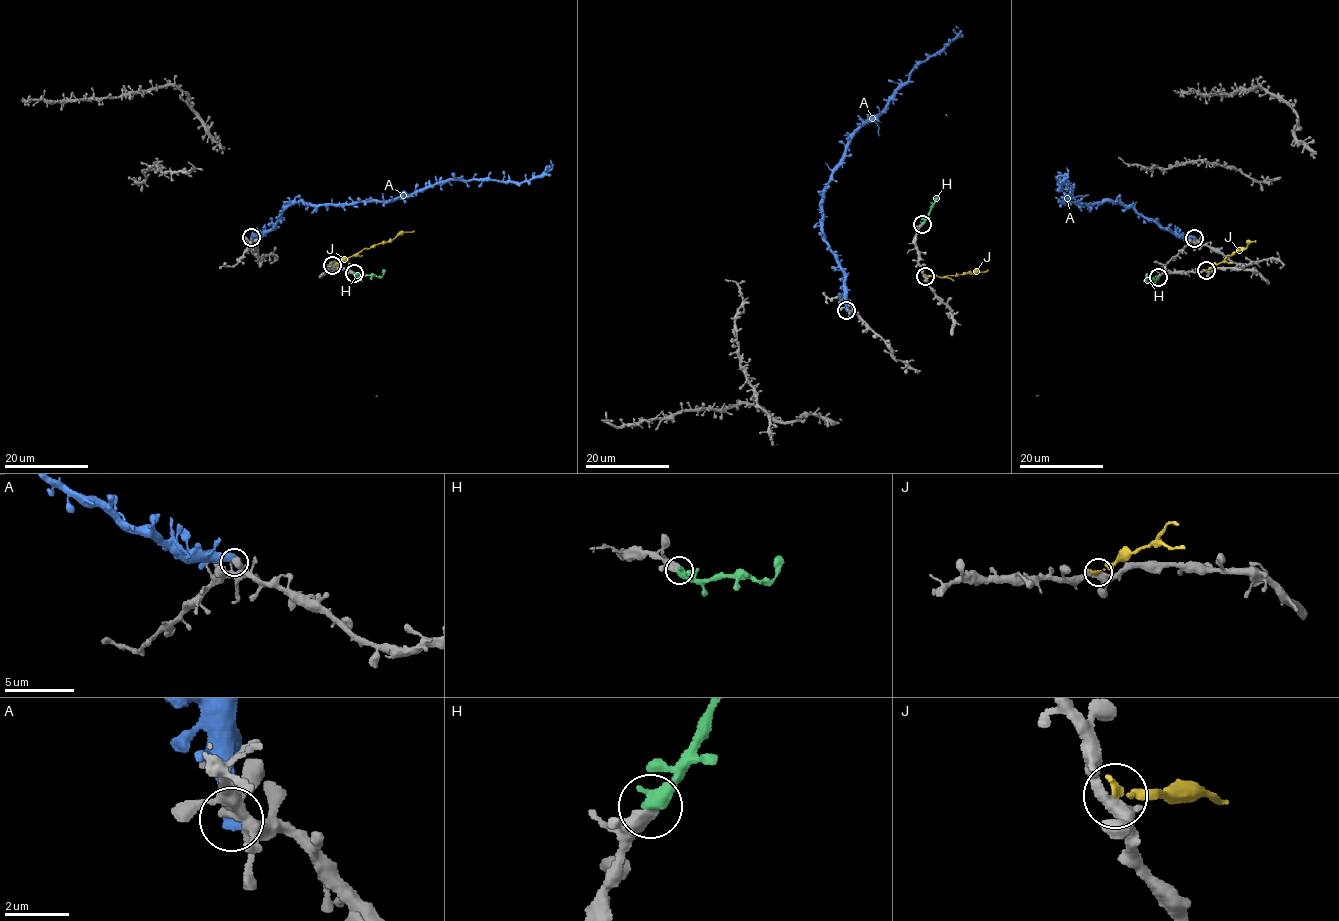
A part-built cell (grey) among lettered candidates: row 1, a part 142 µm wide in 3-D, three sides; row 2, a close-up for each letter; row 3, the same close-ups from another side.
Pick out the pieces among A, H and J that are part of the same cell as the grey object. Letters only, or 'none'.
H

